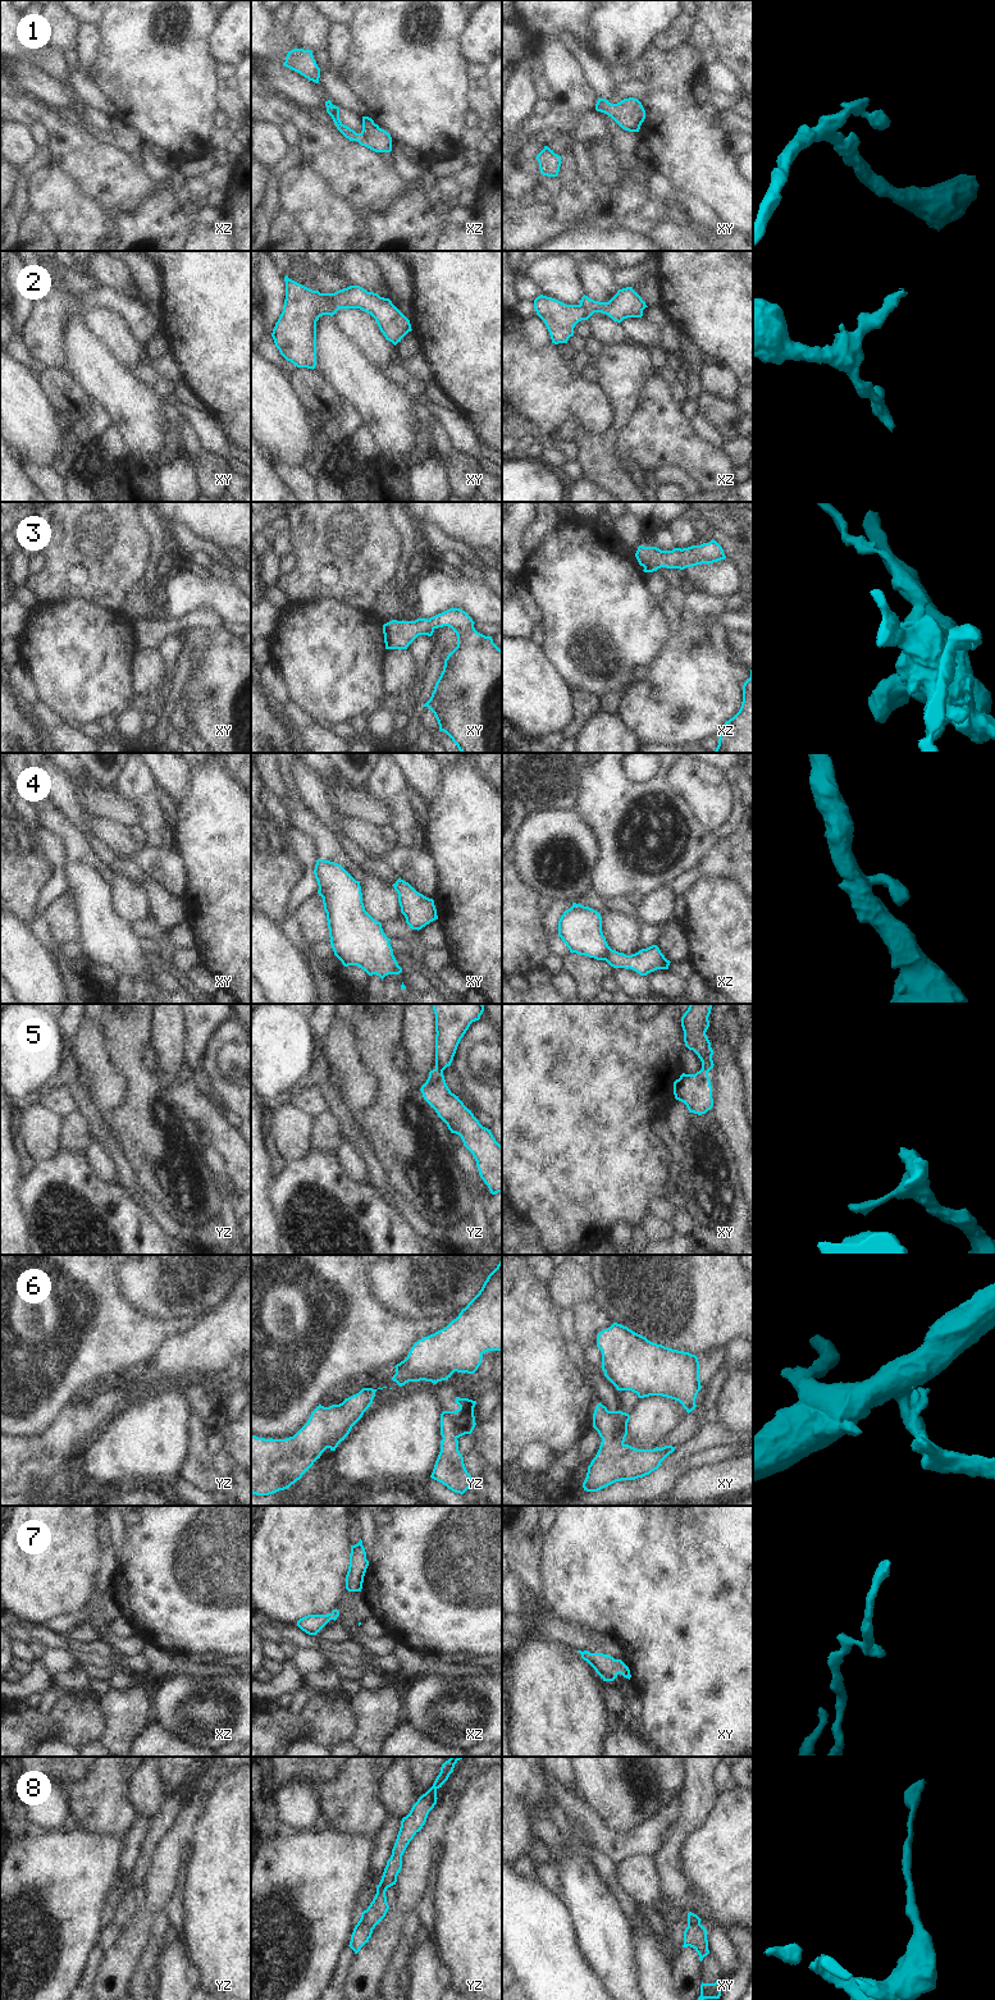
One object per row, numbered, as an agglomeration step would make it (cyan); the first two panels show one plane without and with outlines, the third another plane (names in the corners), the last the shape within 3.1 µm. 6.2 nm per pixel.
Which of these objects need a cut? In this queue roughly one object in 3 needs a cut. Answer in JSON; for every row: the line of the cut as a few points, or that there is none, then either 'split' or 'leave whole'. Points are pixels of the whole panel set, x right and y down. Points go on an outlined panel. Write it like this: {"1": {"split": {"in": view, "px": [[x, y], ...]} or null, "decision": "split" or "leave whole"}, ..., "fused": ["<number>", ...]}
{"1": {"split": null, "decision": "leave whole"}, "2": {"split": {"in": "xy", "px": [[324, 293], [339, 307]]}, "decision": "split"}, "3": {"split": null, "decision": "leave whole"}, "4": {"split": {"in": "xz", "px": [[608, 946], [602, 959]]}, "decision": "split"}, "5": {"split": null, "decision": "leave whole"}, "6": {"split": null, "decision": "leave whole"}, "7": {"split": null, "decision": "leave whole"}, "8": {"split": null, "decision": "leave whole"}, "fused": ["2", "4"]}

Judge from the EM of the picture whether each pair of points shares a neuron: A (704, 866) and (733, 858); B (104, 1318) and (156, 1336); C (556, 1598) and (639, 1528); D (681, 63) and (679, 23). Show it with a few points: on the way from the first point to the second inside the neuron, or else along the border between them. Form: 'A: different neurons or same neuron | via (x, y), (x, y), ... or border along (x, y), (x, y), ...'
A: same neuron | via (711, 866), (726, 859)
B: same neuron | via (117, 1330), (126, 1336), (144, 1336)
C: same neuron | via (576, 1587), (587, 1580), (619, 1548)
D: different neurons | border along (687, 41), (666, 51), (657, 49), (652, 44)

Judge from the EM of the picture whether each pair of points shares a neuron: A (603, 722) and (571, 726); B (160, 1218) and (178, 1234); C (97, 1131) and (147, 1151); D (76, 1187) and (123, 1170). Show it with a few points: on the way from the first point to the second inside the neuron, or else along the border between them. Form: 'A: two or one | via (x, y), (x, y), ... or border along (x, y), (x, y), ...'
A: two | border along (599, 709), (588, 717), (574, 738)
B: one | via (164, 1220), (174, 1231)
C: two | border along (108, 1126), (131, 1164)
D: two | border along (118, 1183), (140, 1204)

